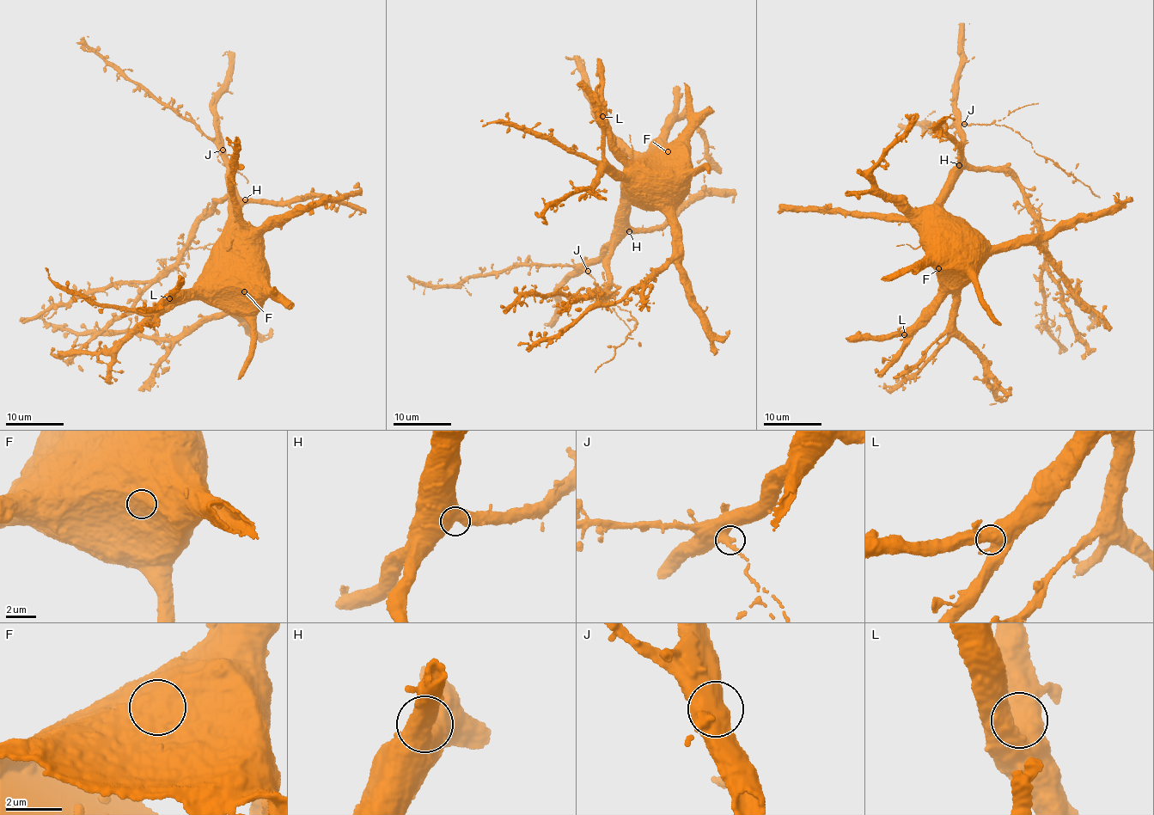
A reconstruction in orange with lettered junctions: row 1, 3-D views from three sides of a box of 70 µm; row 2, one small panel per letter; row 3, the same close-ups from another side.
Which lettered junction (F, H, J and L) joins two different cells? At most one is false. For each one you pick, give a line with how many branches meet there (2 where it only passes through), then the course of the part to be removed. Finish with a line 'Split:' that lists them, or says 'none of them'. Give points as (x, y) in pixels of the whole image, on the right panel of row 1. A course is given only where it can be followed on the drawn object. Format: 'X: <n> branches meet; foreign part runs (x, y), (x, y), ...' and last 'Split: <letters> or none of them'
J: 2 branches meet; foreign part runs (964, 124), (993, 122), (1007, 126), (1029, 141), (1035, 153), (1087, 186), (1099, 198)
Split: J

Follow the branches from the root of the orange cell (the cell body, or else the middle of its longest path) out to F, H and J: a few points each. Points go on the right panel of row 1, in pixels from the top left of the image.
F: (919, 211), (912, 213), (910, 219), (920, 233), (921, 245), (928, 259), (938, 268)
H: (919, 211), (932, 206), (941, 199), (942, 188), (951, 171), (959, 165)
J: (919, 211), (935, 204), (948, 175), (960, 166), (961, 125), (964, 124)

